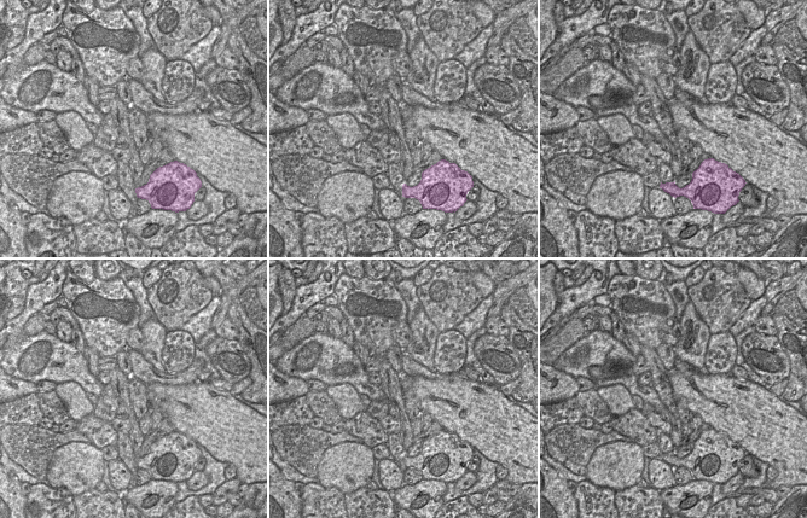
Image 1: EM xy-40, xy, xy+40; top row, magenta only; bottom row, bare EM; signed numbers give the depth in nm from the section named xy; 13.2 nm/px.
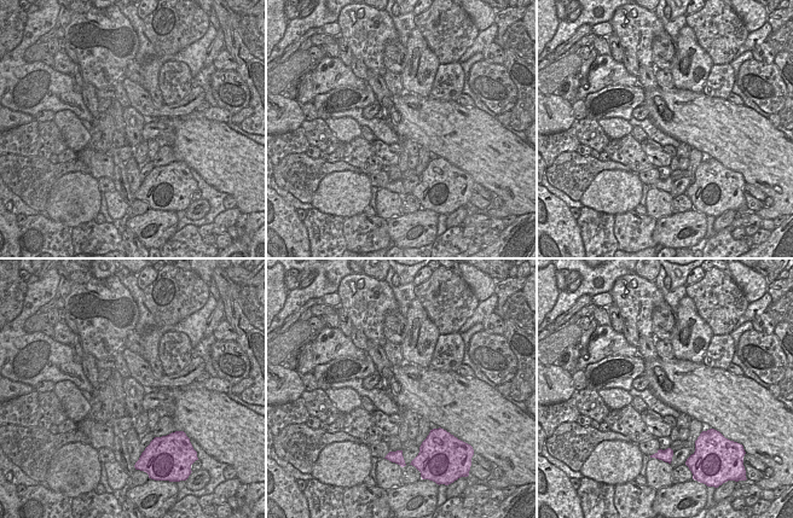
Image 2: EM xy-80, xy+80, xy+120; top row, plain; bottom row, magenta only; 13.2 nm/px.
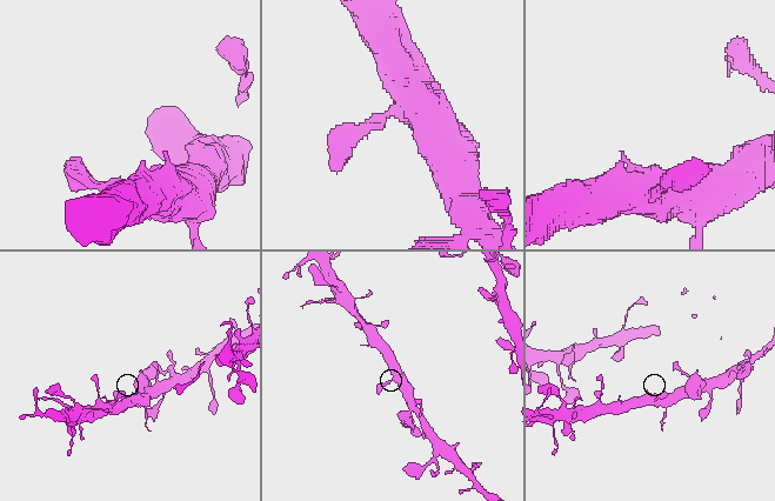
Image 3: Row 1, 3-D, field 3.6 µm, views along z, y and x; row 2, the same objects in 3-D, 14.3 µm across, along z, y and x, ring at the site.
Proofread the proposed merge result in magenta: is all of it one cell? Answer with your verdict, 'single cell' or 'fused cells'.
single cell

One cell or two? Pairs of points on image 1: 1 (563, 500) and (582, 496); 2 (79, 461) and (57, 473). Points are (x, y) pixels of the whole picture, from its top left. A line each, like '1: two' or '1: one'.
1: two
2: one

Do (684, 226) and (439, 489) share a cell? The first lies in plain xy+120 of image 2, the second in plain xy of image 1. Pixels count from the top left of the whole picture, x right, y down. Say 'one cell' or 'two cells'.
one cell

